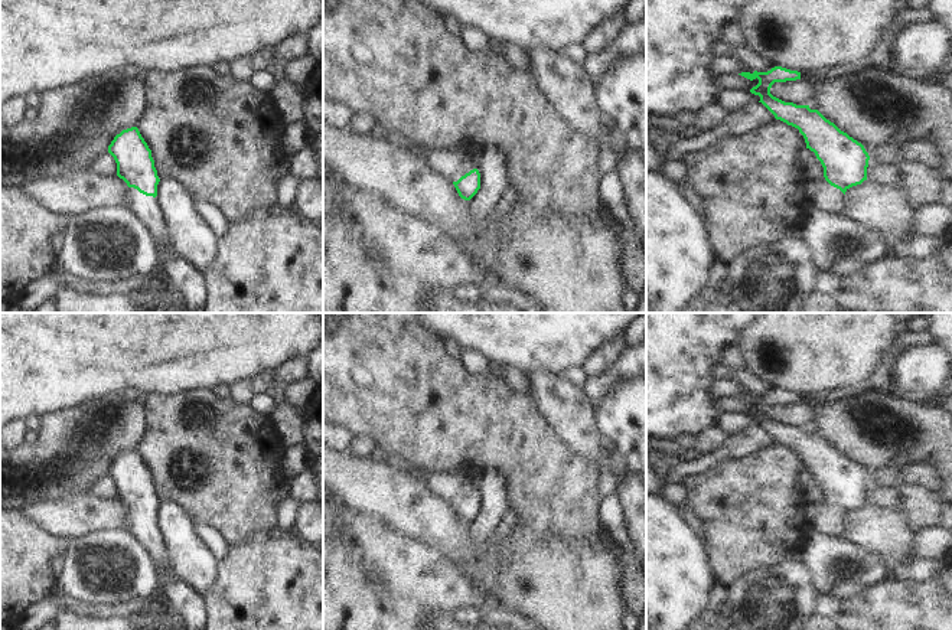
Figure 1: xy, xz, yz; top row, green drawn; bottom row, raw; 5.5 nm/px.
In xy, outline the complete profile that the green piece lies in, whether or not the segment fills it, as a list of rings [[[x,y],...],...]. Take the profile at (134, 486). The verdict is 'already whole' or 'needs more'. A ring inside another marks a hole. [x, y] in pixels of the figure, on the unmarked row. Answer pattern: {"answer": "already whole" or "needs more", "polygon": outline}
{"answer": "needs more", "polygon": [[[137,450],[123,453],[108,469],[108,476],[117,486],[117,499],[127,509],[127,531],[150,552],[160,584],[160,600],[183,630],[203,630],[206,626],[206,604],[203,595],[175,577],[163,559],[163,536],[157,525],[160,505],[151,473]]]}

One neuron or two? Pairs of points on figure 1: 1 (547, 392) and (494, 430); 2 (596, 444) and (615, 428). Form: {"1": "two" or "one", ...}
{"1": "two", "2": "two"}

